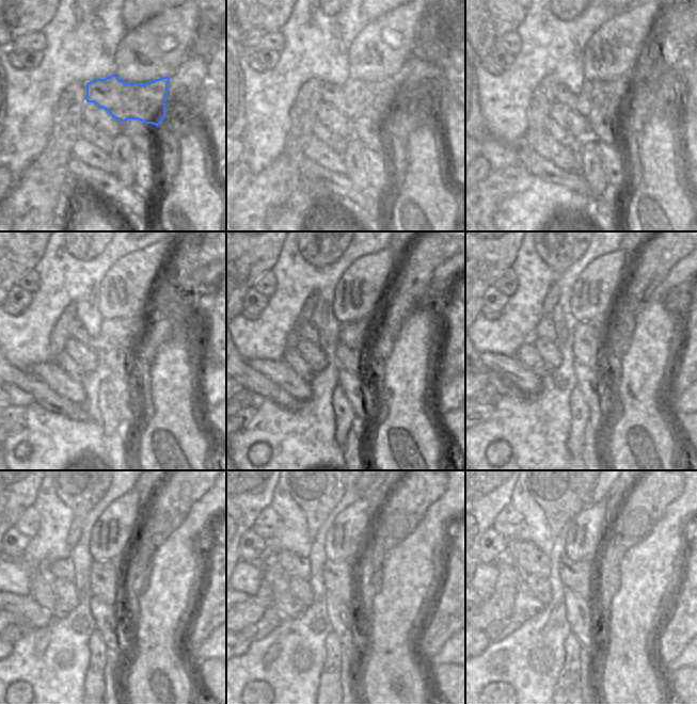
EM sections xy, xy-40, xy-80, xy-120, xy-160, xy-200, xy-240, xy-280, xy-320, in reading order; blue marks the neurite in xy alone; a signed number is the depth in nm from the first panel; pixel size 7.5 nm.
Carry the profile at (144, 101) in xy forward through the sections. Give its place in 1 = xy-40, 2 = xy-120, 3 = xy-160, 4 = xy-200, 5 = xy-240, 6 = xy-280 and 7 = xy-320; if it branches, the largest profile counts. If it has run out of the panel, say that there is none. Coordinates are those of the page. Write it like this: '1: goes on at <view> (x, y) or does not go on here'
1: goes on at xy-40 (381, 100)
2: goes on at xy-120 (128, 333)
3: goes on at xy-160 (360, 334)
4: goes on at xy-200 (544, 329)
5: goes on at xy-240 (62, 568)
6: goes on at xy-280 (292, 564)
7: goes on at xy-320 (532, 561)

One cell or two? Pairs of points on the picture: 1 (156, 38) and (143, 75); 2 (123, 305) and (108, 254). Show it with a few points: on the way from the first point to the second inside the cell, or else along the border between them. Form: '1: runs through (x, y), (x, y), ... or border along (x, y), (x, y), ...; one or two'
1: runs through (154, 47), (143, 58), (143, 66); one
2: border along (132, 252), (123, 255), (110, 268), (99, 288); two

